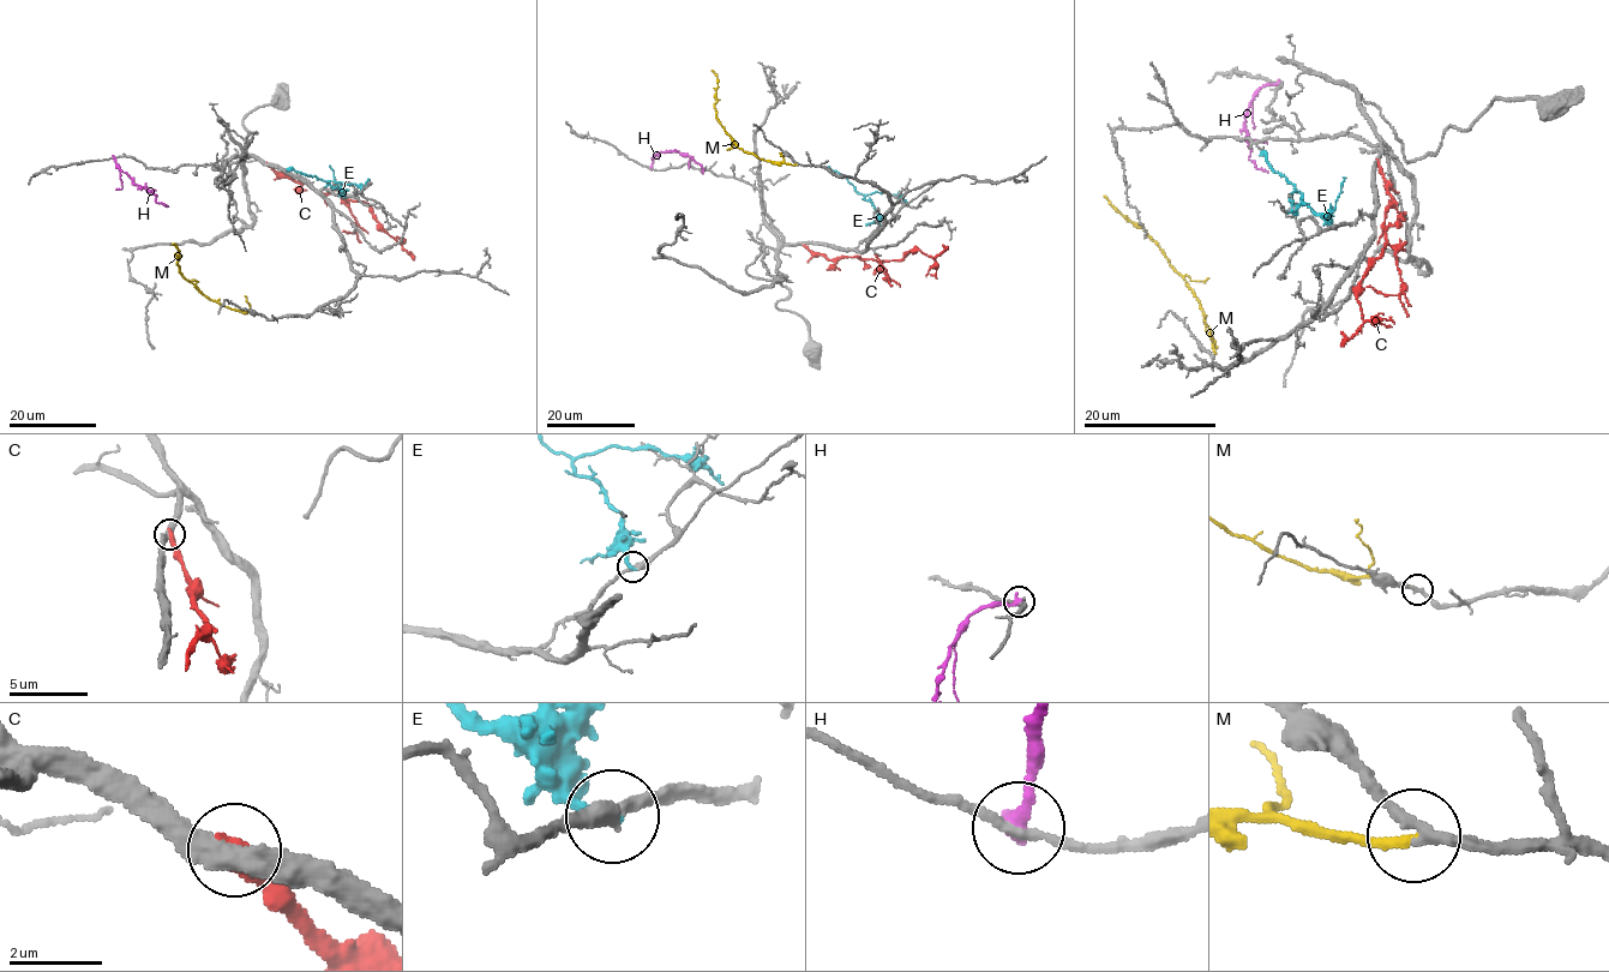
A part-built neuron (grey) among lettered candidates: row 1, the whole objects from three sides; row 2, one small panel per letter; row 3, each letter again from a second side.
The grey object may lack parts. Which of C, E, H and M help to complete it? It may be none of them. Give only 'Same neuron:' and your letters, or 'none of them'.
Same neuron: M

